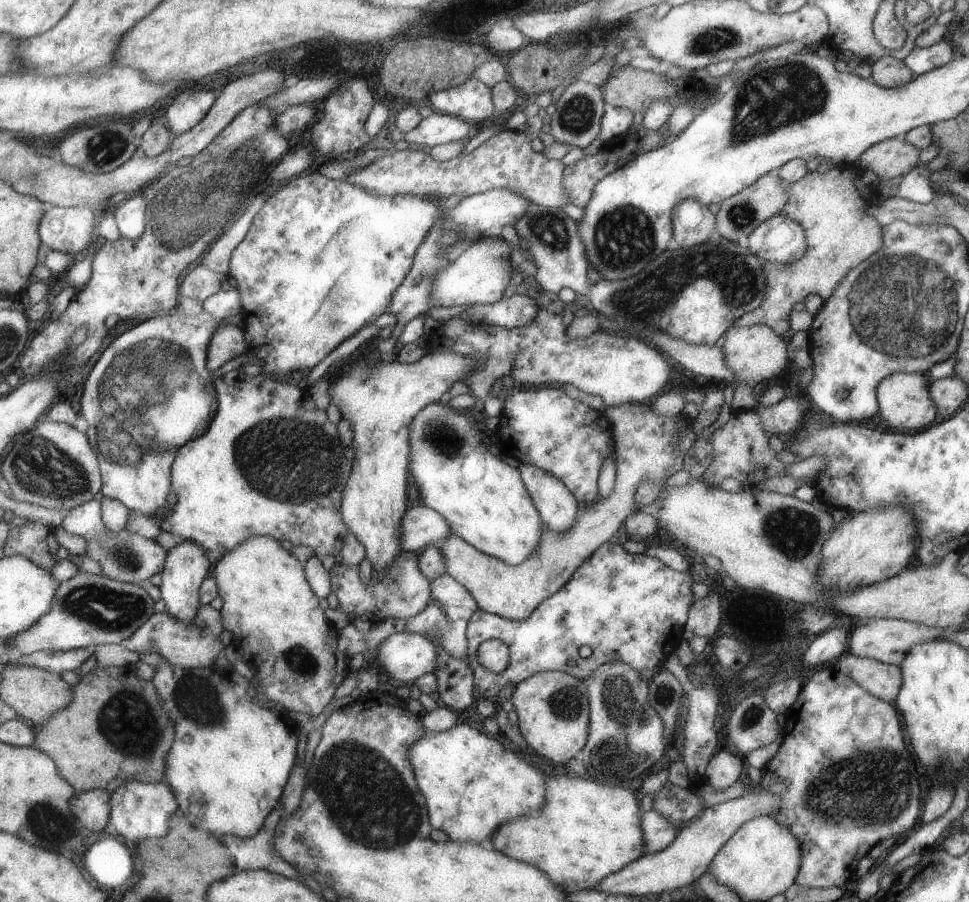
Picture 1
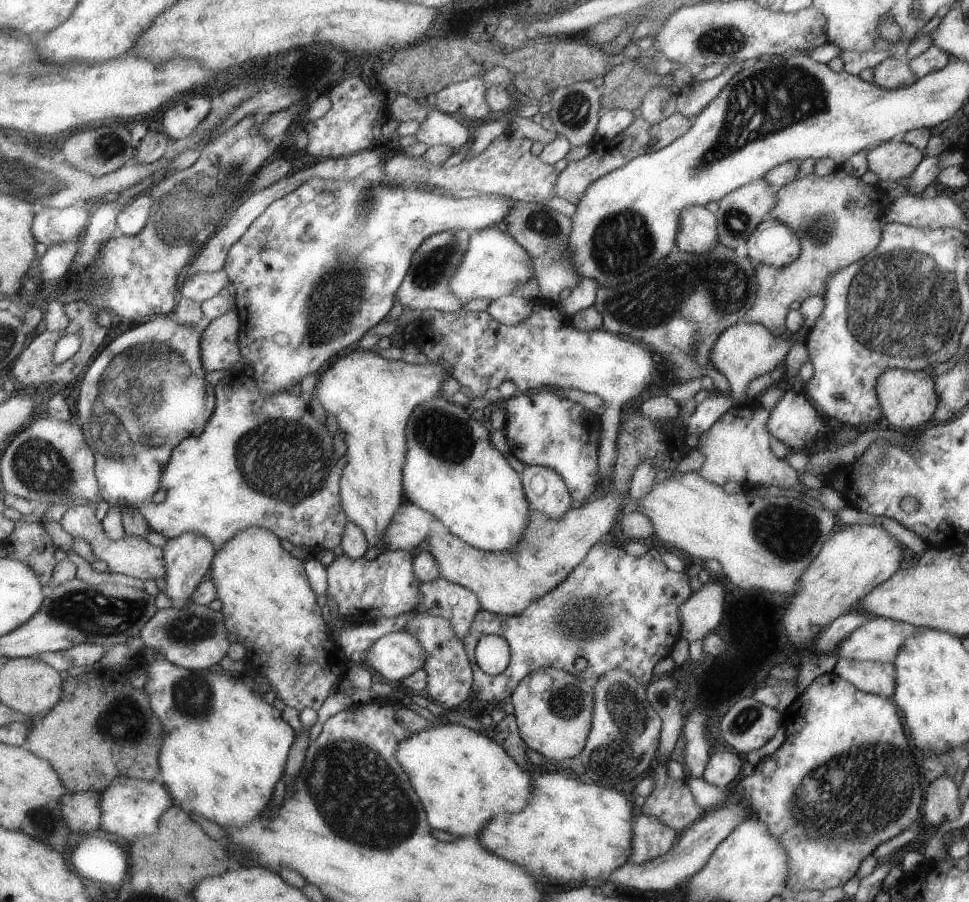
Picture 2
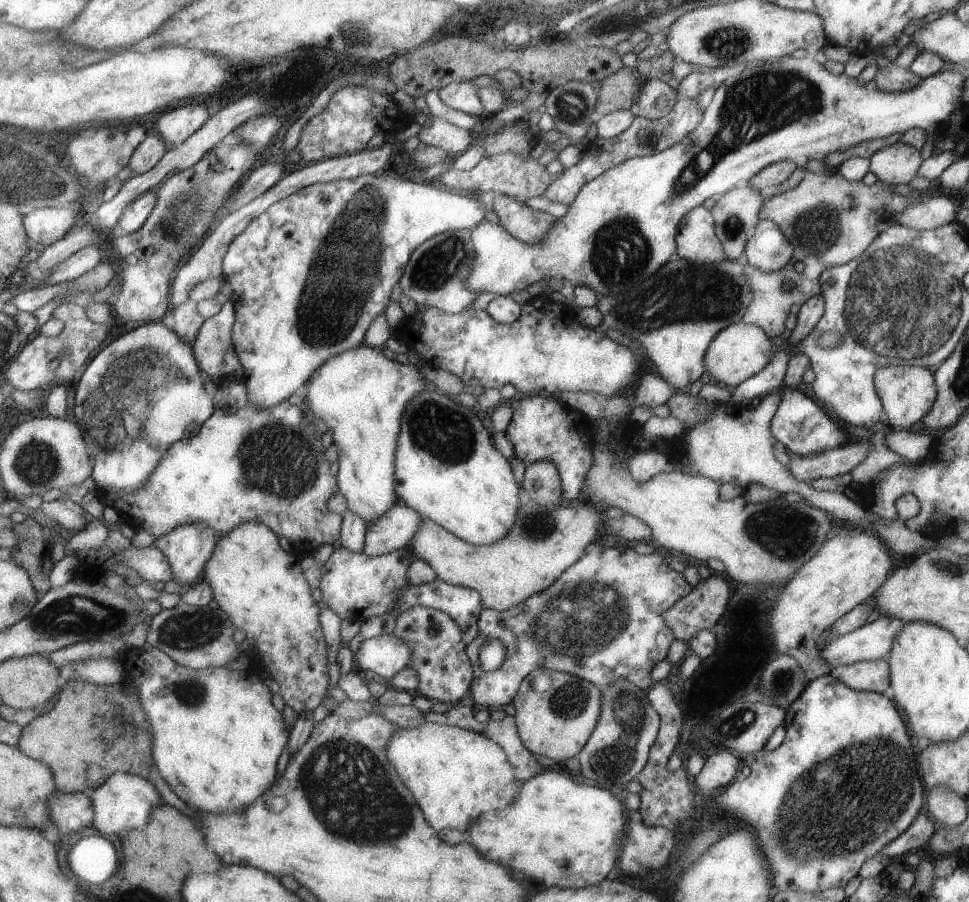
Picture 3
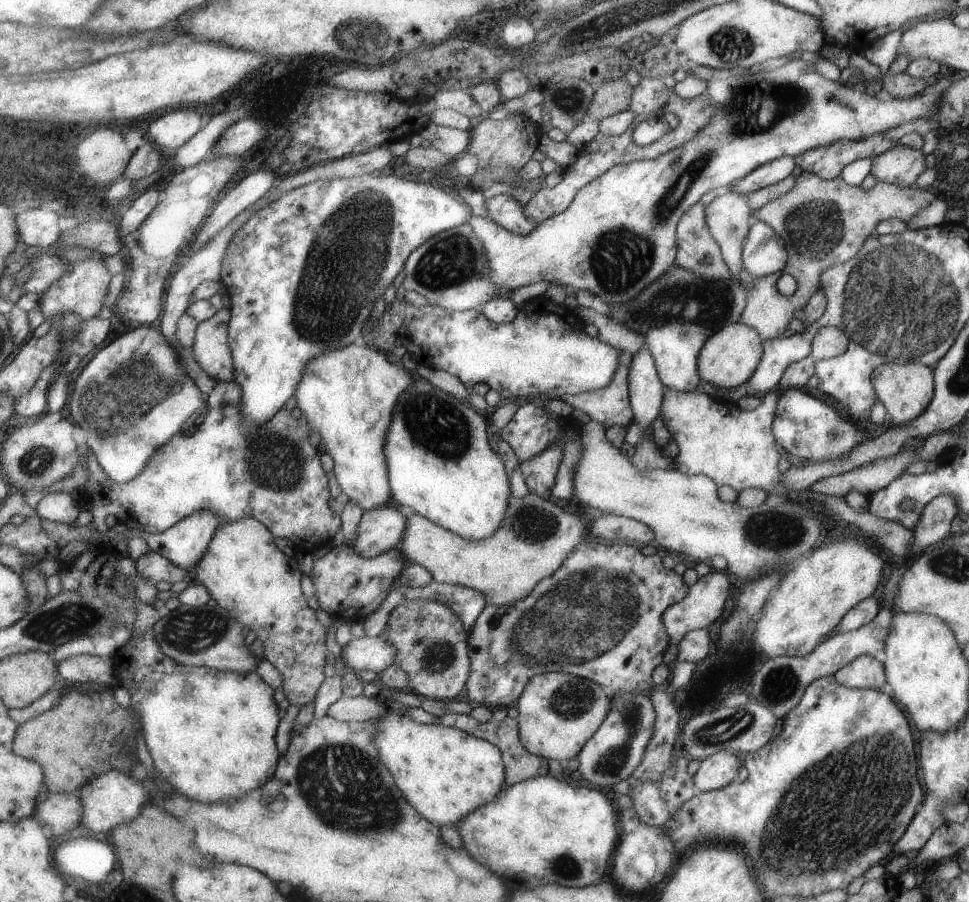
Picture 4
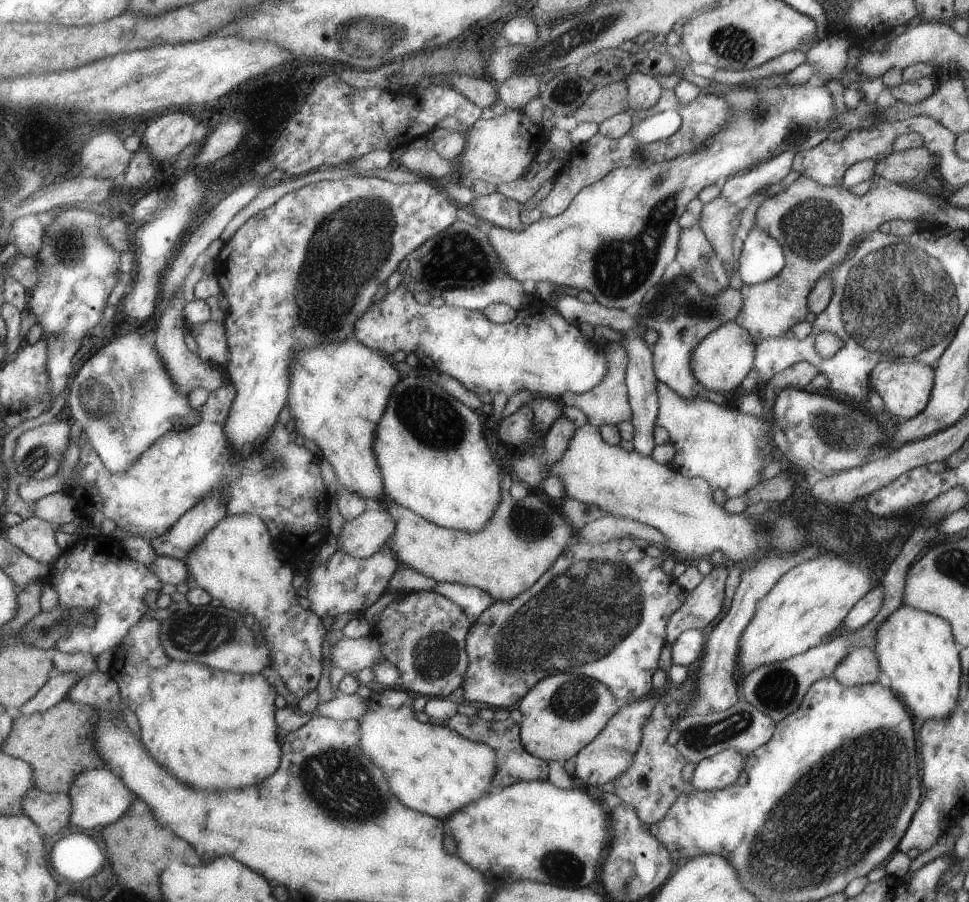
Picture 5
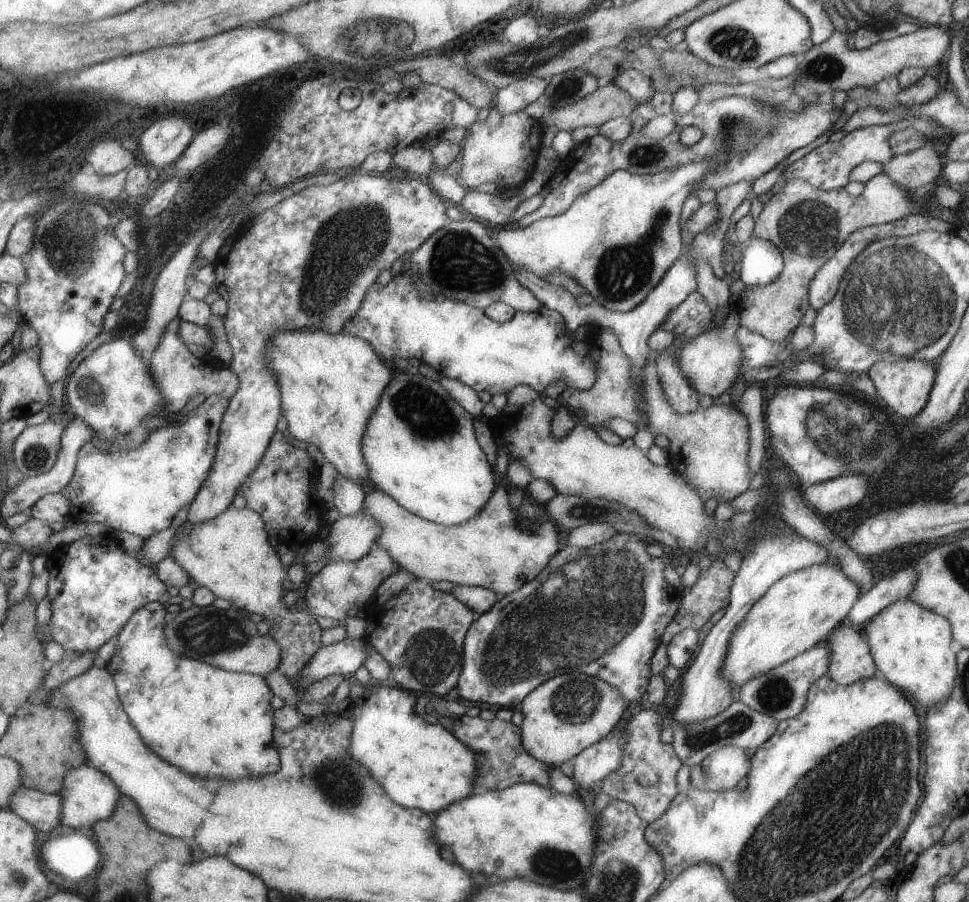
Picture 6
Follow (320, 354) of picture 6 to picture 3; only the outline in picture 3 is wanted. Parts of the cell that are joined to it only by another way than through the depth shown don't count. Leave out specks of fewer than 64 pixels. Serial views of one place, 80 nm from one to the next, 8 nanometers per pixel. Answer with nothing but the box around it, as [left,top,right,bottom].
[304,344,424,523]

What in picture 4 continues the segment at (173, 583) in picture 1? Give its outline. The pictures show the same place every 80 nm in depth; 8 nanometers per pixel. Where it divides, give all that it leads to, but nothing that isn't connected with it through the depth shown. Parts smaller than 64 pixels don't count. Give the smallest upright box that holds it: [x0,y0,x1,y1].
[136,510,219,577]

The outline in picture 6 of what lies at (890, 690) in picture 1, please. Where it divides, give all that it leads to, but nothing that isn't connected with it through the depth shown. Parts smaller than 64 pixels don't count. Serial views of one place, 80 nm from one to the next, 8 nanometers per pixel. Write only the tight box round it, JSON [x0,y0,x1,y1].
[824,621,877,685]

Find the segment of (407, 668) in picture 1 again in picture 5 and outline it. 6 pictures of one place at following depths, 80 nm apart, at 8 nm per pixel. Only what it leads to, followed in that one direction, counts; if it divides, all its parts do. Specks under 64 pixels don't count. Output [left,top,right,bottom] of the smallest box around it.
[330,636,383,676]

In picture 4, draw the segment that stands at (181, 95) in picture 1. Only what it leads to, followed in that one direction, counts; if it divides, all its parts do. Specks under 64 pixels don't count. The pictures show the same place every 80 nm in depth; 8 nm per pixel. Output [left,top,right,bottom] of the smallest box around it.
[145,107,204,151]

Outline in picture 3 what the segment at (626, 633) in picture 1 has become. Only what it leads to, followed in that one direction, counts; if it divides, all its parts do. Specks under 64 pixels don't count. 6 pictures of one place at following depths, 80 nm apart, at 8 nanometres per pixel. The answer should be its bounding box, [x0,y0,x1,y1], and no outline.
[464,540,692,711]

